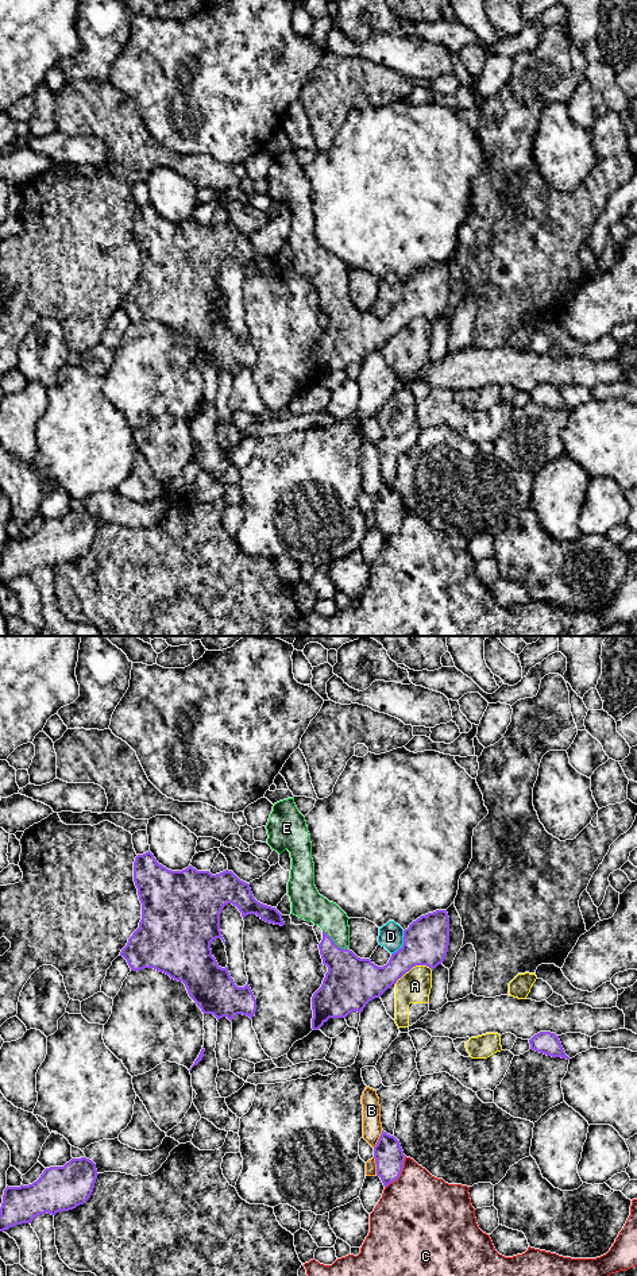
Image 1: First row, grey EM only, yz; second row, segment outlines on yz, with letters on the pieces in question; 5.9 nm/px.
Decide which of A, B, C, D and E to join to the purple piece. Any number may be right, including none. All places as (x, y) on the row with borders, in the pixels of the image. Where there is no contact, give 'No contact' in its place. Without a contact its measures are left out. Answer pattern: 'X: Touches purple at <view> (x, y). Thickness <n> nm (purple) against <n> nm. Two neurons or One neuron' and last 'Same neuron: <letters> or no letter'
A: Touches purple at yz (412, 967). Thickness 280 nm (purple) against 190 nm. Two neurons
B: Touches purple at yz (379, 1138). Thickness 180 nm (purple) against 110 nm. Two neurons
C: Touches purple at yz (400, 1174). Thickness 180 nm (purple) against 460 nm. Two neurons
D: Touches purple at yz (404, 943). Thickness 280 nm (purple) against 140 nm. Two neurons
E: Touches purple at yz (334, 943). Thickness 300 nm (purple) against 170 nm. One neuron
Same neuron: E

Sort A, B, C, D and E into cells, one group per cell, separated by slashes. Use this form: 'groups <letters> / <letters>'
groups A / B / C / D / E

